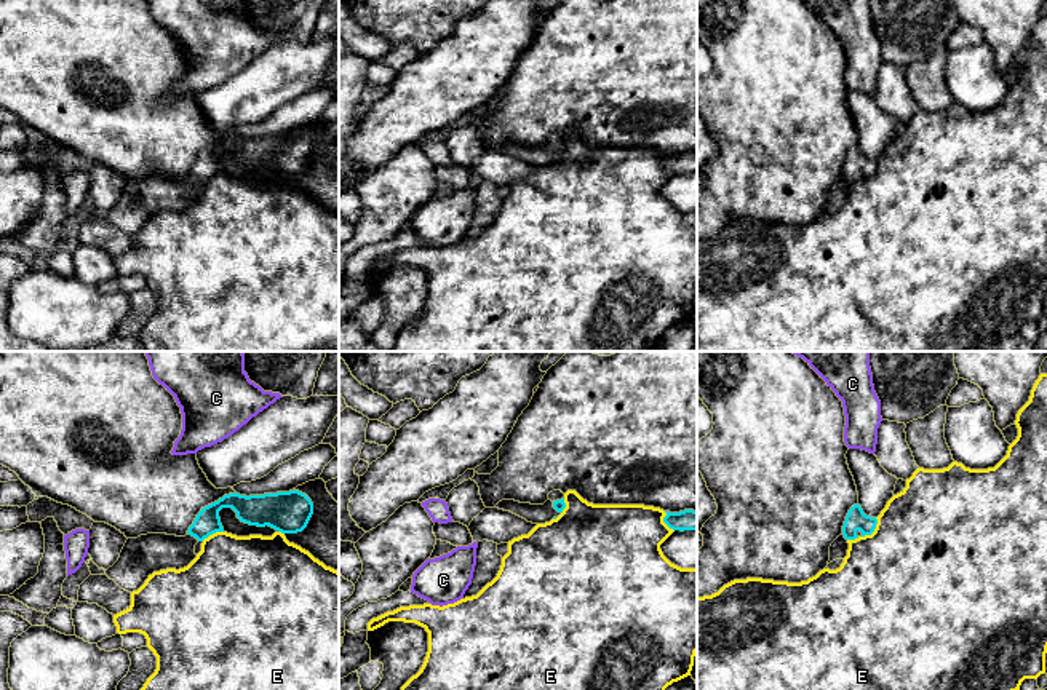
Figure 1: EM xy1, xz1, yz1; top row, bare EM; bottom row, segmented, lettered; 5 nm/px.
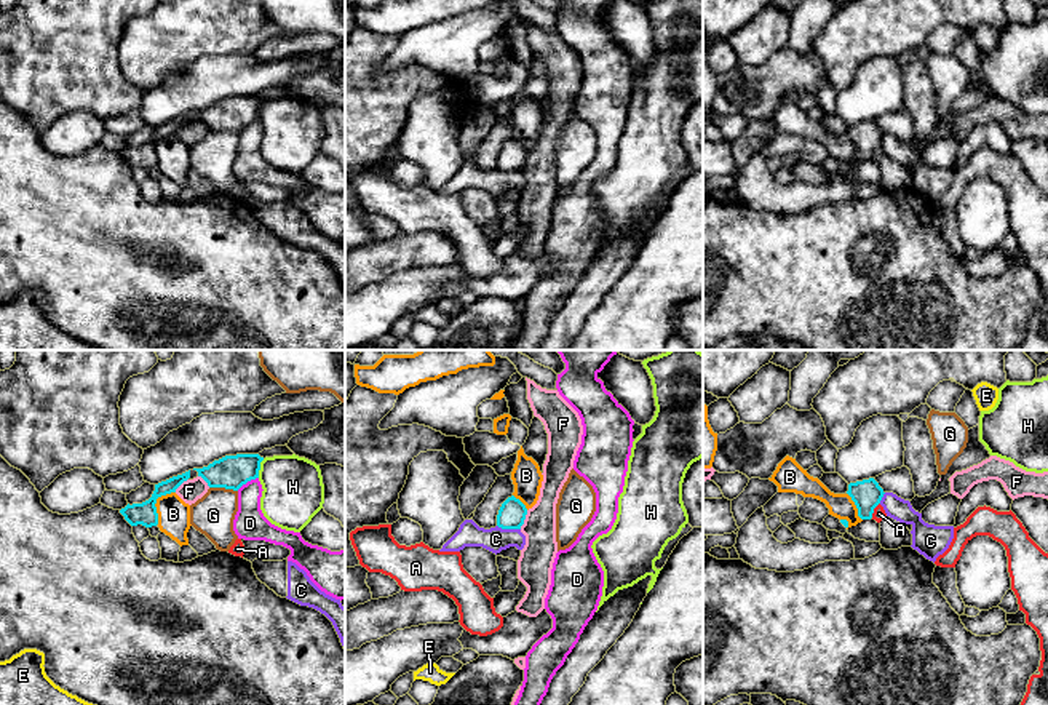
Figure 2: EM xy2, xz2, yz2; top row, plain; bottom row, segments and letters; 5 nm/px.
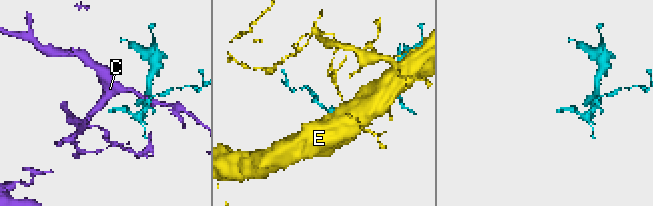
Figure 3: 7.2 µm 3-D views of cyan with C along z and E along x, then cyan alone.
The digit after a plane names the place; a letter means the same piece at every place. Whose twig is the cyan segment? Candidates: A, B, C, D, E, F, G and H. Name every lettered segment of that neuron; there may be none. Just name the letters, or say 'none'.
none

